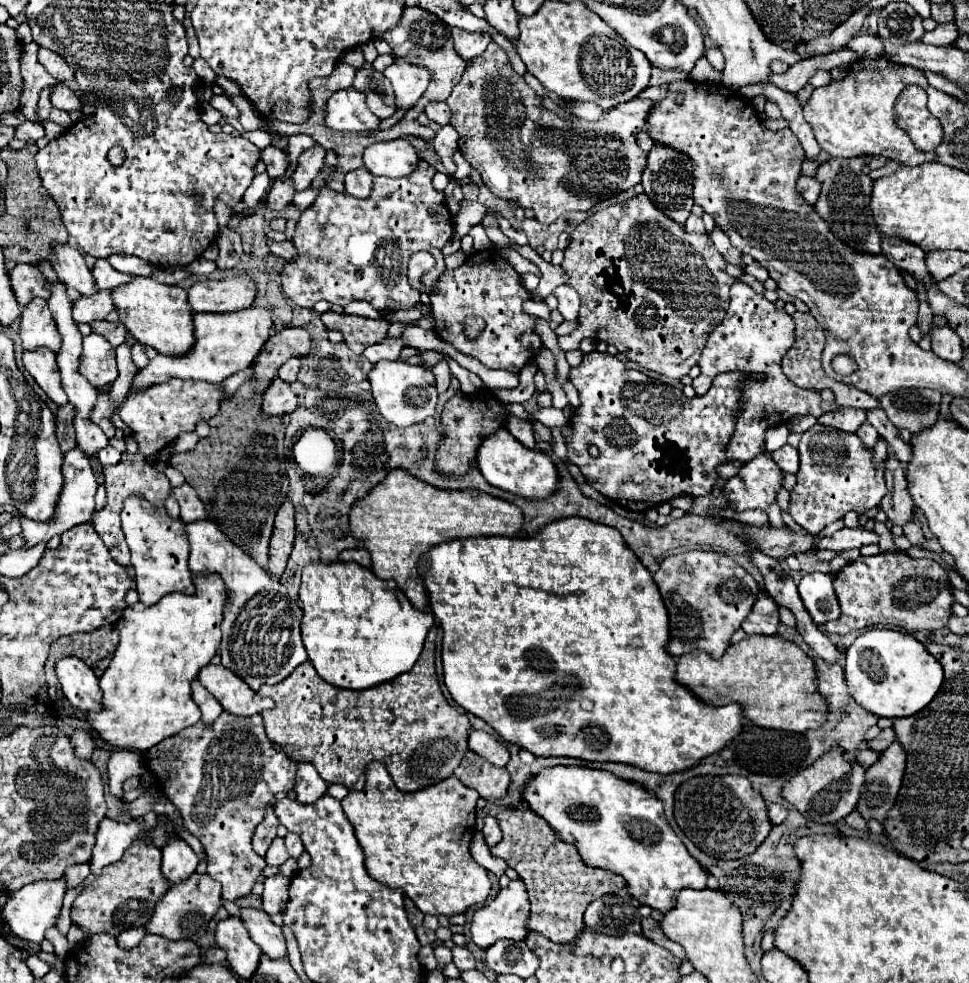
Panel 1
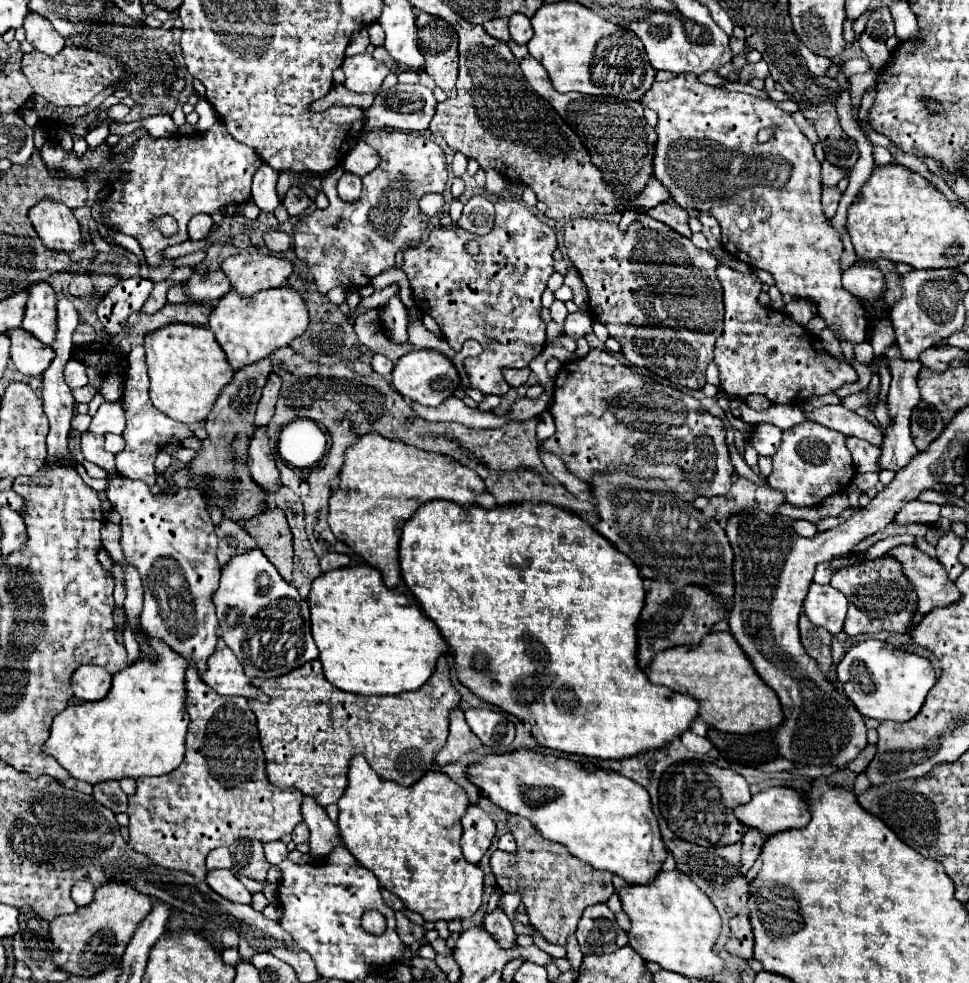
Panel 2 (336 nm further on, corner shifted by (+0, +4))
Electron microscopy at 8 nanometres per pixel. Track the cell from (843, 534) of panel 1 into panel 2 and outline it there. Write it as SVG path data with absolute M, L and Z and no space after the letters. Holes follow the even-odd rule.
M909 501L909 505L903 505L901 513L897 513L897 521L893 521L893 525L903 527L913 523L935 523L937 519L939 519L939 505Z

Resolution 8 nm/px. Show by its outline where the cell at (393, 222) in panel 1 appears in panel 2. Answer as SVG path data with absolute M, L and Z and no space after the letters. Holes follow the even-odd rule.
M373 131L361 139L379 151L379 167L363 177L363 195L355 203L341 201L336 184L344 173L342 166L321 175L323 193L329 197L327 209L317 209L295 223L295 255L305 261L315 279L319 293L333 287L359 291L379 273L393 269L395 253L411 243L421 241L429 217L421 215L419 199L425 193L443 193L447 189L447 163L443 149L429 137L403 131Z

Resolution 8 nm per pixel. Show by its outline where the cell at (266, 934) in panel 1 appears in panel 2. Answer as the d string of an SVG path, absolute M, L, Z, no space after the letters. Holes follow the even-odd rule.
M229 869L209 871L205 883L207 883L213 891L217 891L221 897L225 897L227 901L245 903L245 905L251 903L251 897L253 897L253 895L245 889L245 885L243 885Z

